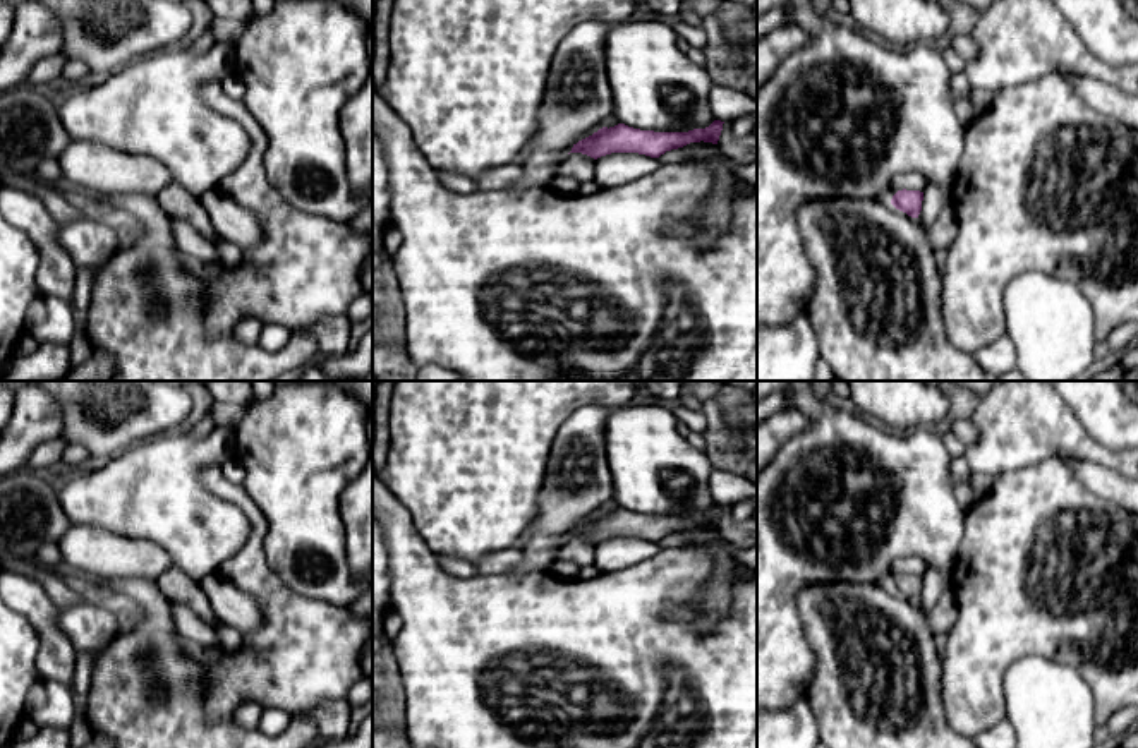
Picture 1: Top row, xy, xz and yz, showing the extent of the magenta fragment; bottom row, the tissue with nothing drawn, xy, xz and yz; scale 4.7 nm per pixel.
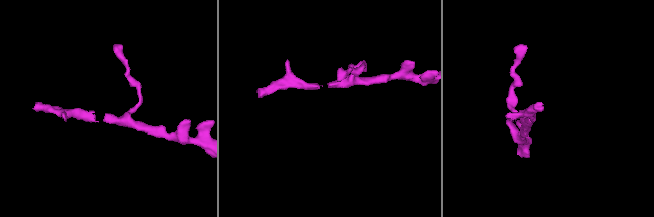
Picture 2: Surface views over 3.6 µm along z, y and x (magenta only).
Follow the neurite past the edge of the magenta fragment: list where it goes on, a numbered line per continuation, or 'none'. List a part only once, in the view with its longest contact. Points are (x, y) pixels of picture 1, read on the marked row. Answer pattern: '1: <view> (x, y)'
none

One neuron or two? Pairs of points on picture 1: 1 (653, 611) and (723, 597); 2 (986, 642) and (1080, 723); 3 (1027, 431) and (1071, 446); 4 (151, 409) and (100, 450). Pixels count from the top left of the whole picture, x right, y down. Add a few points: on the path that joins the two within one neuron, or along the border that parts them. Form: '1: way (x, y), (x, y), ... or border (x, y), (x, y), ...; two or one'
1: border (713, 570), (702, 597), (673, 609), (699, 632); two
2: border (1051, 657), (1018, 657), (1004, 675), (1004, 704); two
3: way (1037, 431), (1056, 431), (1061, 436); one
4: way (139, 414), (112, 438); one

